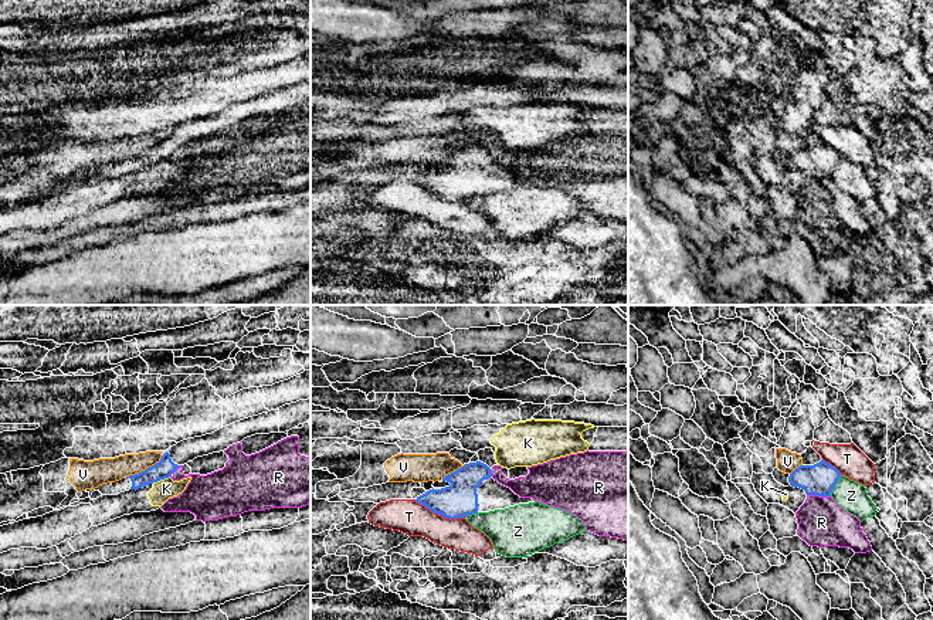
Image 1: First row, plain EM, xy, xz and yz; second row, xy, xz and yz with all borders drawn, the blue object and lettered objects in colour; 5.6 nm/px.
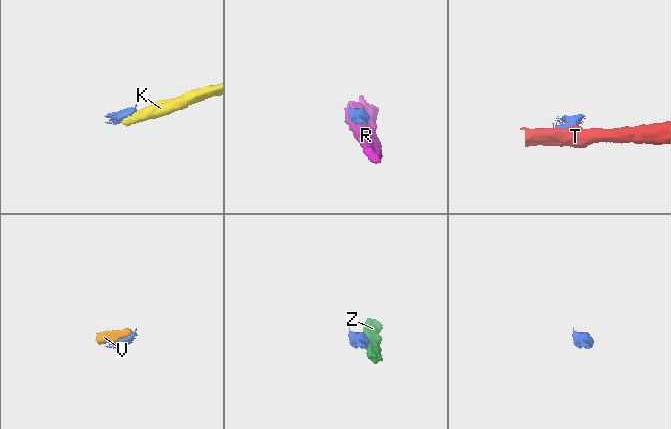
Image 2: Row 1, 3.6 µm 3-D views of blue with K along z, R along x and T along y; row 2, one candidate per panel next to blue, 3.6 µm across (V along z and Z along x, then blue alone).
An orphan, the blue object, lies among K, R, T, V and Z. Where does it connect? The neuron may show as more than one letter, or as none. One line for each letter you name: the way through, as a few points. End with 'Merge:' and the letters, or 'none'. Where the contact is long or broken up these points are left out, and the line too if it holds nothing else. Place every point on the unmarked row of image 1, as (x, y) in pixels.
Merge: none

